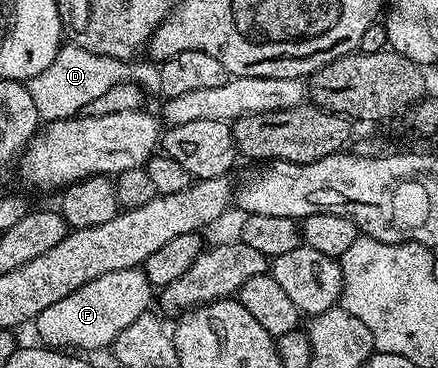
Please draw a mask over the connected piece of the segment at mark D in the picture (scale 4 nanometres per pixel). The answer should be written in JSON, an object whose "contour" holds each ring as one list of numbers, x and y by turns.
{"contour":[[64,45,59,48,53,63,41,69,37,77,26,80,29,97,33,97,33,105,37,105,40,120,52,123,62,119,73,119,83,112,89,101,97,101,109,89,127,84,135,84,144,92,158,92,161,85,161,73,154,62,124,61,105,57,97,53,89,53,89,49,81,49,74,45]]}

